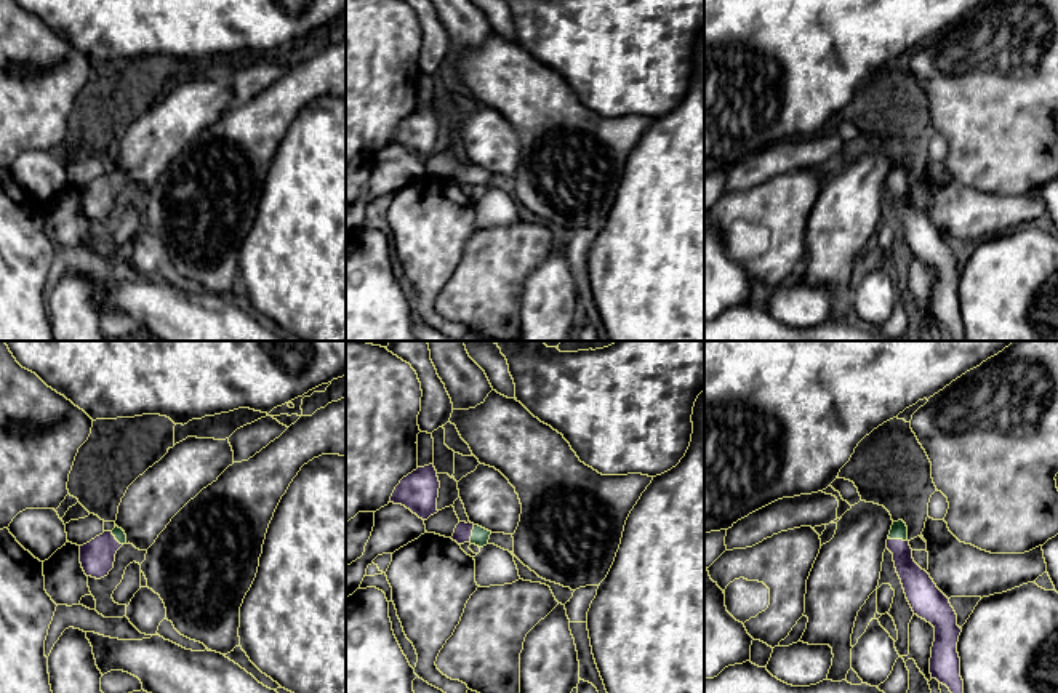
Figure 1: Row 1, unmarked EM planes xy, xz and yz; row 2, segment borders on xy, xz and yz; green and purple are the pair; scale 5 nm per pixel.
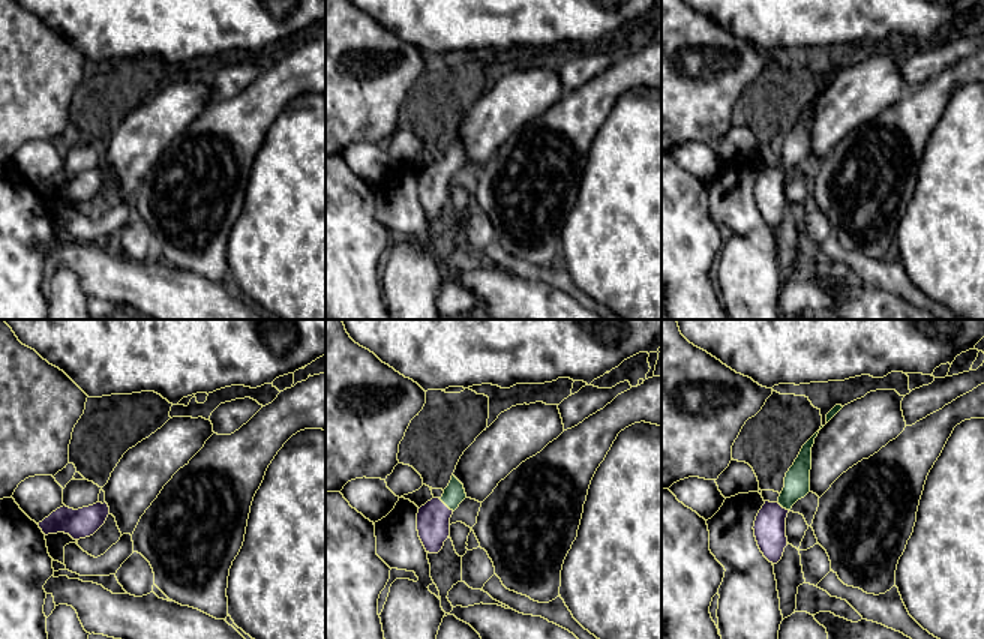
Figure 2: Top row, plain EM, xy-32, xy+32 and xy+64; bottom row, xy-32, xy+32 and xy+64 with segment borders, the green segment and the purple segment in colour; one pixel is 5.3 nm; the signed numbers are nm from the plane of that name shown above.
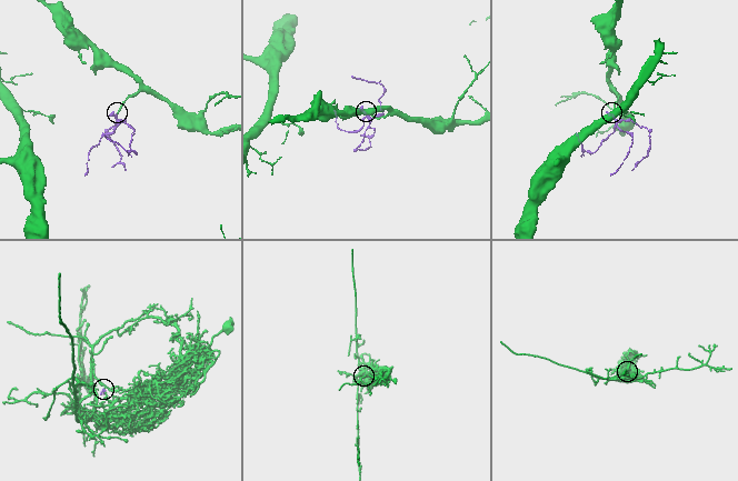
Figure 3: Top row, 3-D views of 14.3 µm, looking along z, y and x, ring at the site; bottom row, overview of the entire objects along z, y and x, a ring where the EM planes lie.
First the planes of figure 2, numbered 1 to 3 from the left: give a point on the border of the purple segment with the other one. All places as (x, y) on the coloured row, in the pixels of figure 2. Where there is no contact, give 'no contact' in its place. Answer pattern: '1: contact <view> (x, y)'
1: no contact
2: contact xy+32 (446, 504)
3: contact xy+64 (783, 507)

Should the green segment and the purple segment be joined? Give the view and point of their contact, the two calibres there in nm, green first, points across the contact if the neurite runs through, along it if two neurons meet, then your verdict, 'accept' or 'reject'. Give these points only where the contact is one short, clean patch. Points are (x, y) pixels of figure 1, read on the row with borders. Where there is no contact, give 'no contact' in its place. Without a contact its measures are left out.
yz (898, 538) | 80/140 nm | across yz (898, 530), (898, 538), (903, 562), (916, 581) | accept

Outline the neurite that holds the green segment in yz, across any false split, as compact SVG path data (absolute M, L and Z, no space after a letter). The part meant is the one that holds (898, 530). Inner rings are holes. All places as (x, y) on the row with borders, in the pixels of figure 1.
M903 520L893 522L887 549L893 554L896 573L914 615L935 627L930 658L932 679L946 685L951 693L964 693L957 653L962 629L957 626L957 615L930 575L914 562L908 527Z

